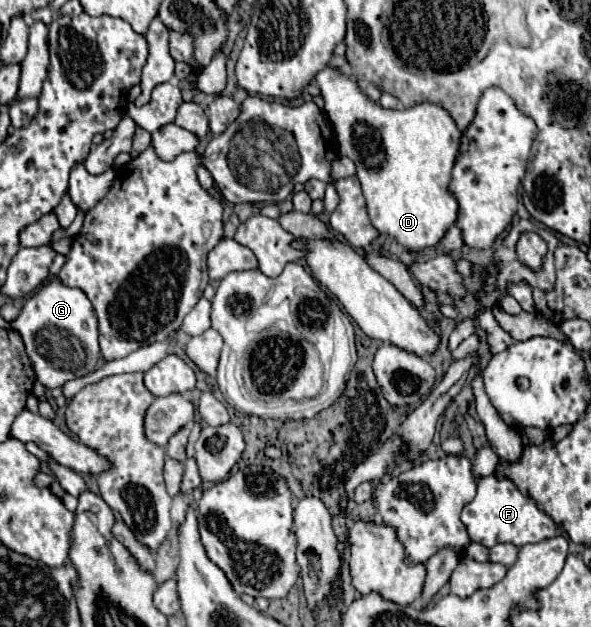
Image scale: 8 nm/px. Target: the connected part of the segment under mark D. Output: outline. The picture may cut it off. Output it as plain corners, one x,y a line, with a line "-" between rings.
322,68
314,76
314,84
320,88
324,98
324,110
332,122
340,154
348,156
356,164
372,226
380,234
386,234
402,244
412,256
418,256
426,248
436,248
458,218
458,202
450,194
448,184
462,134
456,128
452,116
436,104
418,104
406,110
384,110
380,104
364,96
356,82
340,76
334,68

